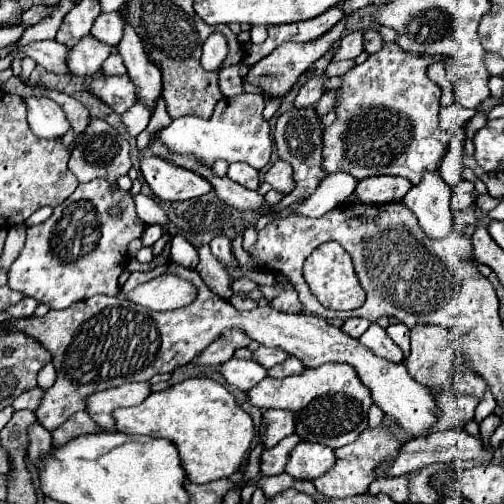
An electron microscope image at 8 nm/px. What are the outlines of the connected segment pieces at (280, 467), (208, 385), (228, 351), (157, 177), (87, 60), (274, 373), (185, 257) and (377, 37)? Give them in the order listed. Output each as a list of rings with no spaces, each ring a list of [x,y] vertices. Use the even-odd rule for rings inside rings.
[[[293,433],[285,439],[281,439],[275,447],[265,449],[265,453],[261,455],[261,473],[263,475],[279,475],[285,471],[285,463],[289,461],[289,451],[293,451],[293,447],[297,443],[301,443],[303,439]]]
[[[205,377],[187,379],[165,391],[151,393],[141,405],[113,411],[113,417],[121,433],[165,437],[173,441],[181,453],[187,479],[193,483],[209,483],[237,473],[255,439],[251,415],[235,403],[235,397],[221,383]]]
[[[231,329],[225,331],[217,341],[213,341],[197,359],[195,363],[207,363],[207,365],[217,365],[217,363],[225,363],[233,357],[233,351],[239,347],[247,347],[251,343],[249,335],[245,335],[245,331],[241,329]]]
[[[145,155],[141,159],[141,173],[149,183],[151,191],[157,197],[169,201],[179,201],[179,199],[185,201],[213,191],[213,185],[205,177],[185,167],[177,167],[175,163],[169,163],[167,159],[161,159],[157,155]],[[171,197],[179,197],[179,199],[171,199]]]
[[[91,35],[81,39],[75,47],[71,47],[67,55],[67,65],[73,75],[95,75],[101,69],[101,63],[111,55],[113,47],[105,45]]]
[[[289,357],[285,363],[275,365],[269,369],[269,377],[289,377],[289,375],[299,375],[301,371],[305,371],[307,367],[297,359],[297,357]]]
[[[175,235],[171,239],[171,261],[187,267],[187,269],[195,269],[199,257],[197,257],[197,249],[181,235]]]
[[[369,29],[365,33],[365,51],[367,53],[377,53],[381,47],[383,47],[383,39],[381,39],[381,33],[375,31],[375,29]]]

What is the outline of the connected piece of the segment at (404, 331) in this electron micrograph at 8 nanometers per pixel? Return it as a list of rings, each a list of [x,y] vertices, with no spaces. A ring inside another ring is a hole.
[[[391,323],[387,327],[387,335],[403,349],[403,353],[409,353],[409,327],[405,327],[403,323]]]

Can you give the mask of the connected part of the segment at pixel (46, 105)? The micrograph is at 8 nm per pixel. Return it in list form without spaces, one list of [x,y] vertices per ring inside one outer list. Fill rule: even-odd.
[[[27,97],[25,103],[29,127],[39,139],[59,139],[71,129],[67,115],[55,101],[47,97]]]

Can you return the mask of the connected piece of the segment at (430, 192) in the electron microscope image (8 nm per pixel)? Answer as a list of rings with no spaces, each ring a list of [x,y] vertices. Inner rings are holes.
[[[439,171],[425,173],[421,183],[411,187],[409,193],[399,201],[409,207],[417,219],[425,235],[429,239],[445,239],[449,231],[453,231],[453,213],[450,209],[451,189],[441,179]]]

